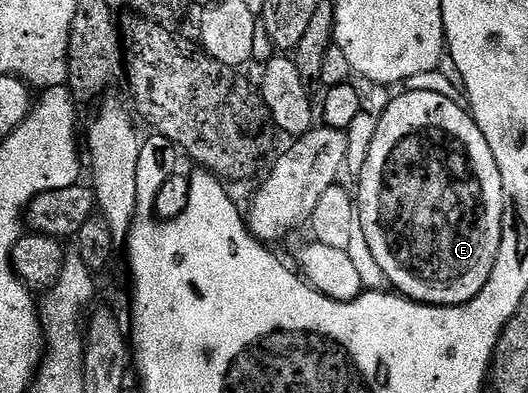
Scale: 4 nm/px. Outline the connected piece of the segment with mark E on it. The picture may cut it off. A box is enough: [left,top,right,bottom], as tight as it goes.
[358,92,504,306]

